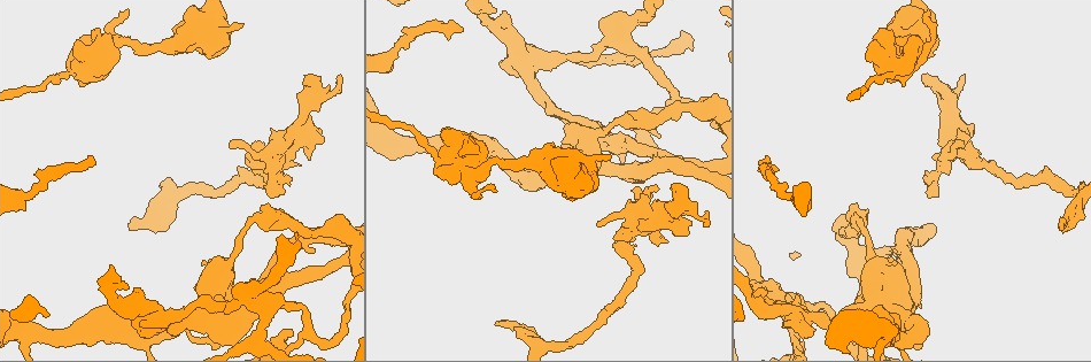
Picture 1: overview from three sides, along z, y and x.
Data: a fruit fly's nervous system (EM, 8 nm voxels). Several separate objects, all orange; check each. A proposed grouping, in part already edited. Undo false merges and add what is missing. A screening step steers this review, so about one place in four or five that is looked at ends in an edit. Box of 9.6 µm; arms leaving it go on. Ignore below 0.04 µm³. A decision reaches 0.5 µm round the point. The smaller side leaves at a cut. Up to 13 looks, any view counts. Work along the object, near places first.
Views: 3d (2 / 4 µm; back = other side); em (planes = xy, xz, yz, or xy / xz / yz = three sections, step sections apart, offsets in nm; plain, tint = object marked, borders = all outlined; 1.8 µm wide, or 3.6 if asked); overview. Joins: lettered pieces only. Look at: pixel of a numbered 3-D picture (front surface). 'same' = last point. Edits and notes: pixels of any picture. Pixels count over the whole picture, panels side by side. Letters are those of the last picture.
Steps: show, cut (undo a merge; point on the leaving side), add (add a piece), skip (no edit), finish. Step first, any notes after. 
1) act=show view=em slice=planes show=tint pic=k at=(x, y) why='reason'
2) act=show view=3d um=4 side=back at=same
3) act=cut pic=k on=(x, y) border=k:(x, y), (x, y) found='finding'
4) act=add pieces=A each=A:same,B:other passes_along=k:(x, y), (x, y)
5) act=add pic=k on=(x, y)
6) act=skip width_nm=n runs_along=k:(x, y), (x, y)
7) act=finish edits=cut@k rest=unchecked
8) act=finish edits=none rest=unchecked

act=show view=3d um=2 side=back pic=1 at=(462, 29)

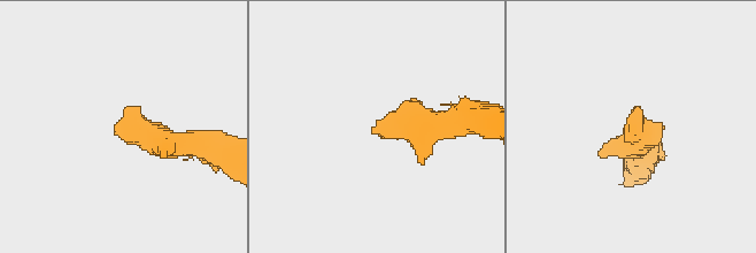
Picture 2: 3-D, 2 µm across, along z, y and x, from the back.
act=show view=em slice=planes show=borders pic=2 at=(630, 121) why='now the EM'

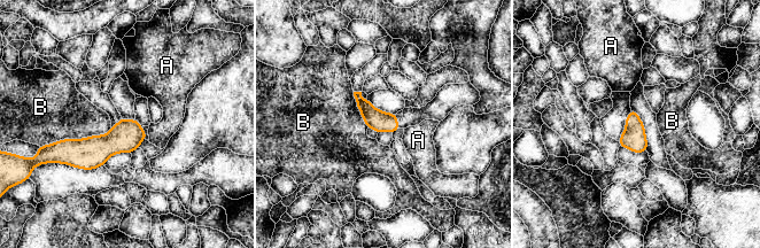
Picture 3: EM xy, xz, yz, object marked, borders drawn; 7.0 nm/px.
act=skip width_nm=140 longest_contact=B:460nm each=A:other,B:other found='no lettered piece goes on from it'

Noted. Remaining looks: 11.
act=show view=em slice=xy step=16 show=plain pic=1 at=(258, 333) why='arms part here'

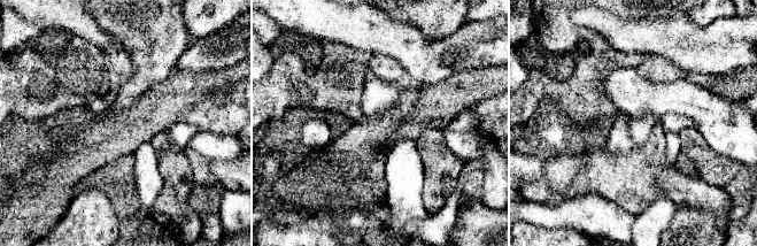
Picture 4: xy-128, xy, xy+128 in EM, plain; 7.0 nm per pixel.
act=show view=em slice=xy step=16 show=tint at=same

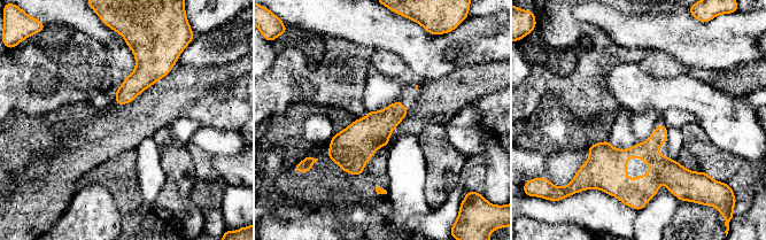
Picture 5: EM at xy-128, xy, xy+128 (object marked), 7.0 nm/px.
act=show view=em slice=xy step=16 show=borders at=same

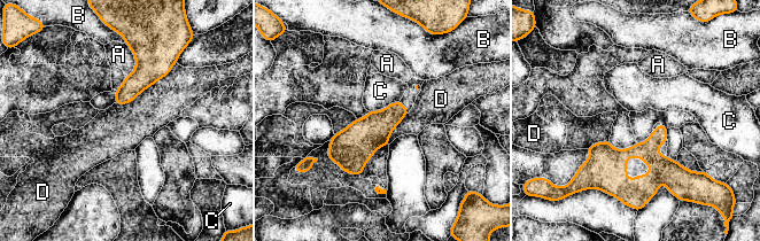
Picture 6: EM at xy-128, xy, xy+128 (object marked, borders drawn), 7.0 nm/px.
act=skip width_nm=260 each=A:other,B:other,C:other,D:other found='one cell here'

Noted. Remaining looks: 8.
act=show view=3d um=2 pic=1 at=(622, 120) why='sudden change in width'

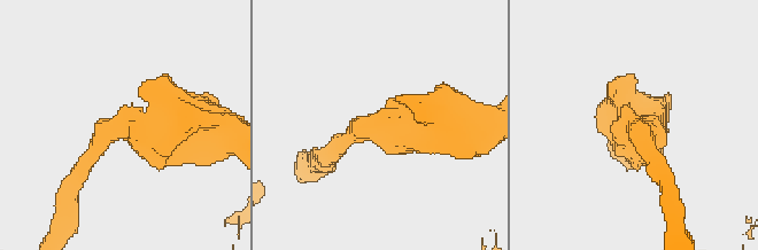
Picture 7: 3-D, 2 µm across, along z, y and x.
act=show view=em slice=planes show=borders pic=7 at=(124, 135) arm_widths_nm=170,300

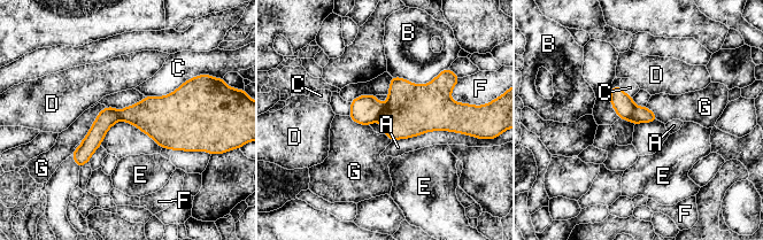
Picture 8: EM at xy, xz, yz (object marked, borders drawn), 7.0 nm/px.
act=cut pic=8 on=(410, 110) longest_contact=A:500nm each=A:other,B:other,C:other,D:other,E:other,F:other,G:other border=8:(386, 103), (378, 118) found='two cells meet here'

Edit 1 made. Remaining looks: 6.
act=show view=overview

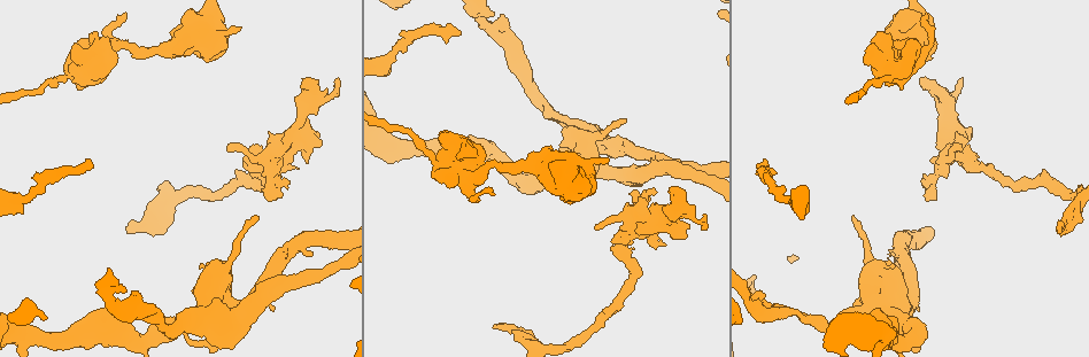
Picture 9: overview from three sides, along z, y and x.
act=show view=3d um=4 side=back pic=9 at=(205, 304) why='a fork'

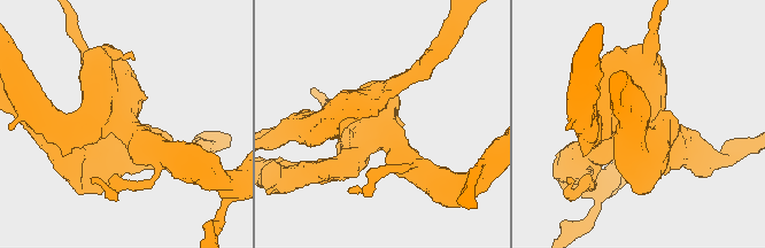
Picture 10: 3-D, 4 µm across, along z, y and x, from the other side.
act=show view=em um=3.6 slice=planes show=plain pic=10 at=(121, 119)

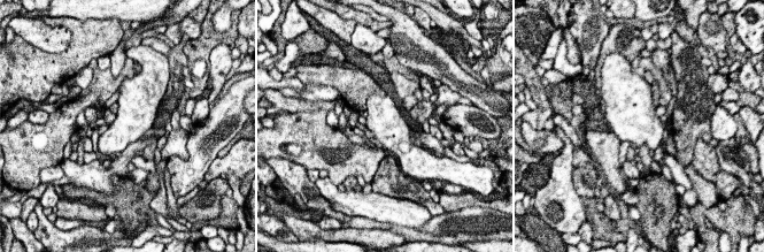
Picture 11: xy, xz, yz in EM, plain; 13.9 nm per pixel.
act=show view=em um=3.6 slice=planes show=borders at=same

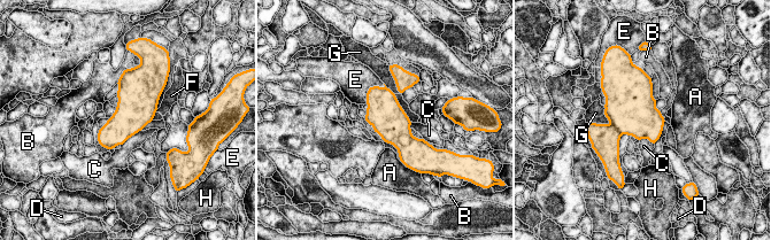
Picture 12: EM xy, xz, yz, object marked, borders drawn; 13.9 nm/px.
act=cut pic=12 on=(604, 139) longest_contact=E:380nm each=A:other,B:other,C:other,D:other,E:other,F:other,G:other,H:other border=12:(610, 124), (621, 134) found='a second cell is stuck on'

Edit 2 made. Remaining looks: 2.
act=show view=overview

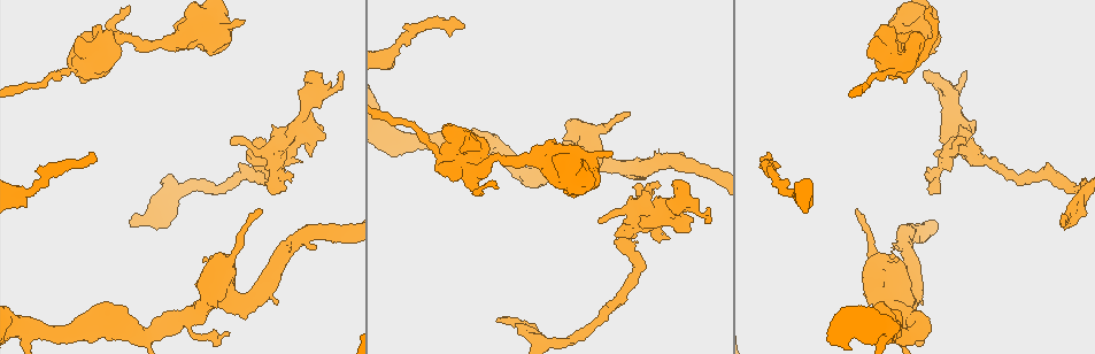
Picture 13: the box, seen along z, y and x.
act=show view=em slice=planes show=borders pic=13 at=(1061, 222) why='an open end'

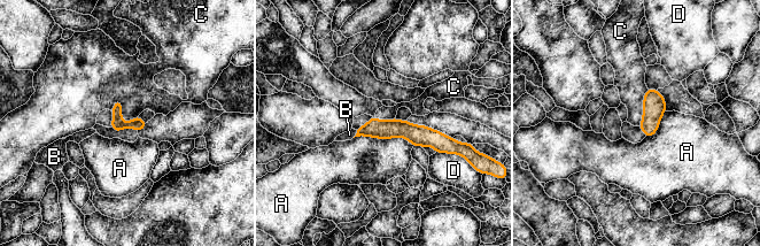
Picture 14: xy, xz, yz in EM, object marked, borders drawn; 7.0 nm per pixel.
act=add pieces=B longest_contact=A:420nm each=A:other,B:same,C:other,D:other passes_along=14:(374, 128), (356, 133), (349, 135) found='the cell continues'

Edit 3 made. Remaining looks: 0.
act=finish edits=cut@8,cut@12,add@14 rest=unchecked

